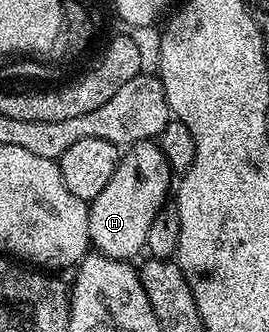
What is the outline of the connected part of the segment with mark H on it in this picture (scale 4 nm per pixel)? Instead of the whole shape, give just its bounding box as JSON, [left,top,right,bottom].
[88,140,173,262]

